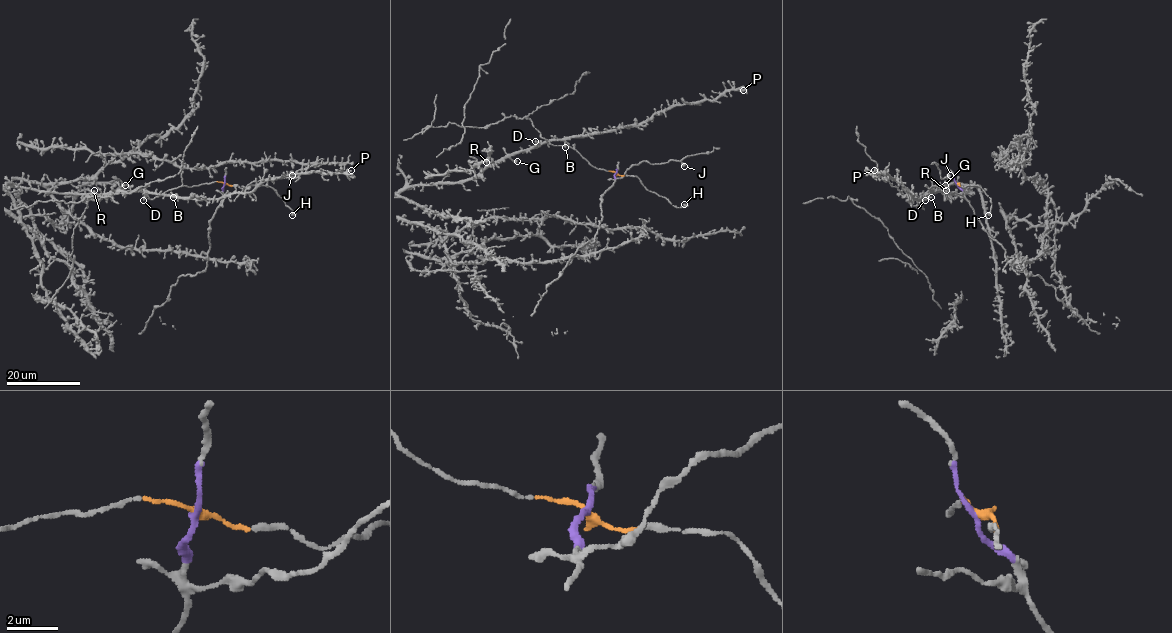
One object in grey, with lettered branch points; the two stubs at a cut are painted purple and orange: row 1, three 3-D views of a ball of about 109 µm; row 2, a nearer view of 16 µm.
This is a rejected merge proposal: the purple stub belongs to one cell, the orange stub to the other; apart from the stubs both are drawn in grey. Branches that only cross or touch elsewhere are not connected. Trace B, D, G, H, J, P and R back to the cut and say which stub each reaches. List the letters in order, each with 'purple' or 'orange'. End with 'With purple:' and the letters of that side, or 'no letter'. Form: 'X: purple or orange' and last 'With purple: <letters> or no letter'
B: orange
D: orange
G: orange
H: orange
J: purple
P: orange
R: orange
With purple: J

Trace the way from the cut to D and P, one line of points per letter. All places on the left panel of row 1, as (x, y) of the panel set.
D: (224, 184), (179, 186), (155, 196), (148, 194), (143, 200)
P: (224, 184), (183, 185), (155, 196), (220, 198), (248, 193), (262, 182), (284, 175), (351, 170)

